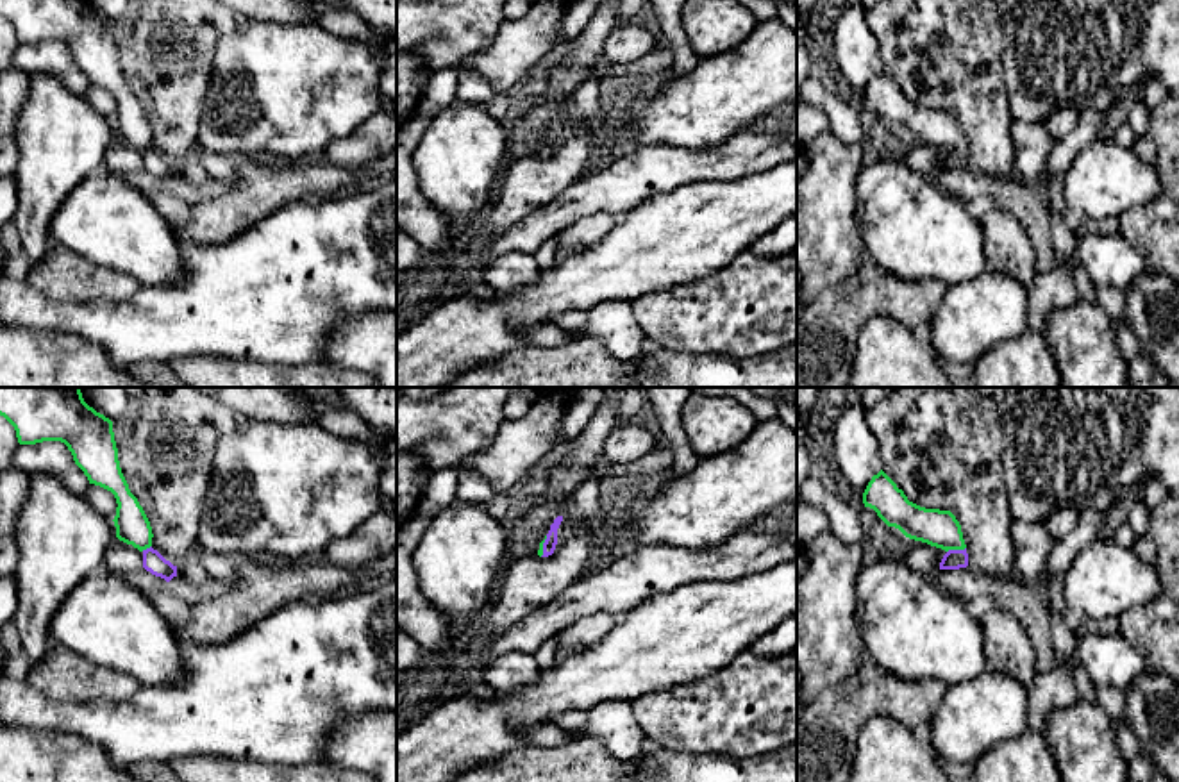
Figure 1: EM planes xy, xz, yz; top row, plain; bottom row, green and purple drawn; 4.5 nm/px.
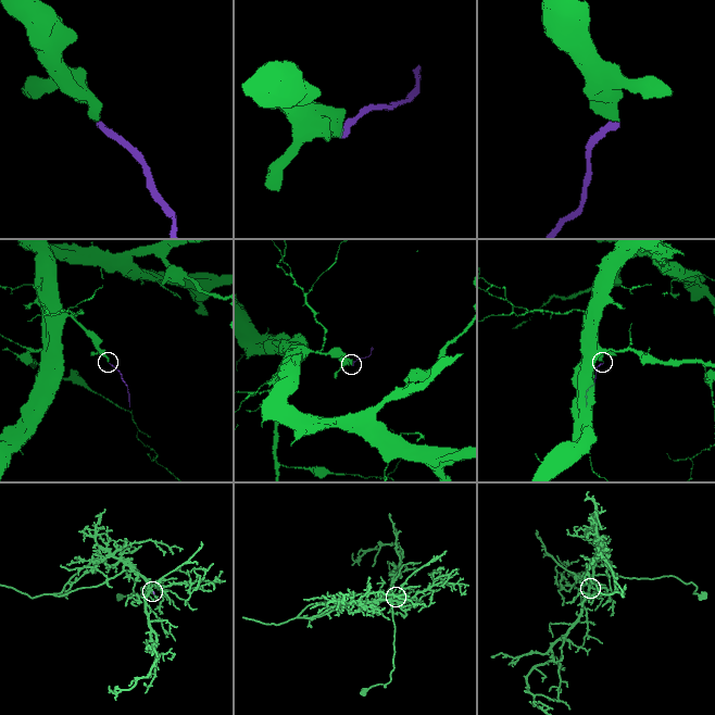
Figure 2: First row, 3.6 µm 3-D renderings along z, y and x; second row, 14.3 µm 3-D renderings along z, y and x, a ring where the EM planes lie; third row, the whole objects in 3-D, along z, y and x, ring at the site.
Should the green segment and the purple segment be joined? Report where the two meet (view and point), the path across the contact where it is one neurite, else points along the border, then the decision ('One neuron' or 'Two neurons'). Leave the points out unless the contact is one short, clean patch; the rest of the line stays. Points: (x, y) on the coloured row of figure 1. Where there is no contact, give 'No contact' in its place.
Touches green at yz (956, 549). Path across: yz (940, 529), (956, 549), (954, 559). One neuron

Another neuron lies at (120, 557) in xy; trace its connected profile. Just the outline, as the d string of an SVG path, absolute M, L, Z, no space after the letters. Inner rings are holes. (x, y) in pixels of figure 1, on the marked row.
M116 539L104 555L104 568L125 577L143 568L143 552Z

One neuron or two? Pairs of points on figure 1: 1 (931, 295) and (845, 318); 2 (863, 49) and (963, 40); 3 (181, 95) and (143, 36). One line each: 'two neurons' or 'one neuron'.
1: one neuron
2: two neurons
3: one neuron

